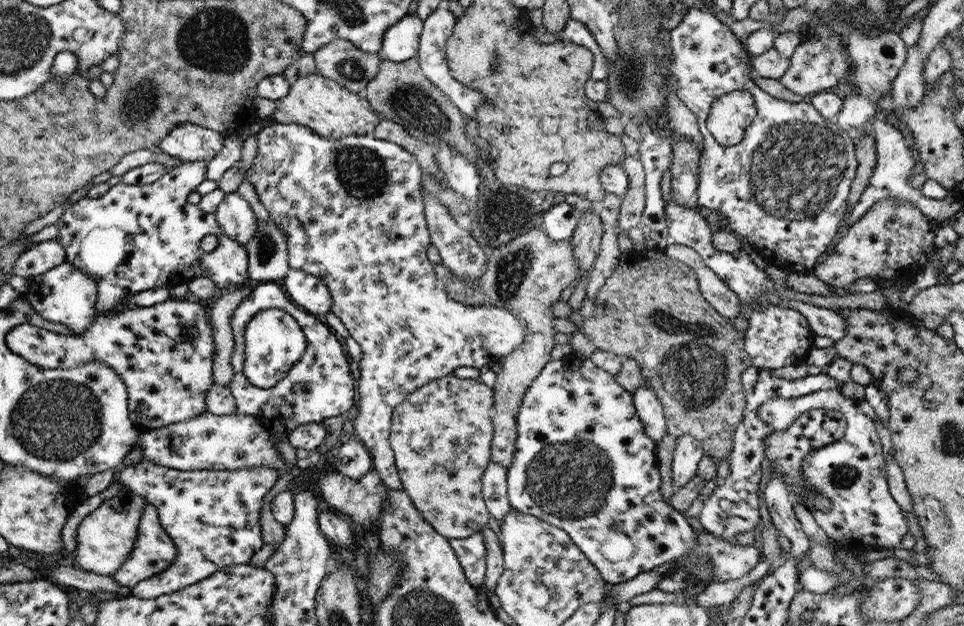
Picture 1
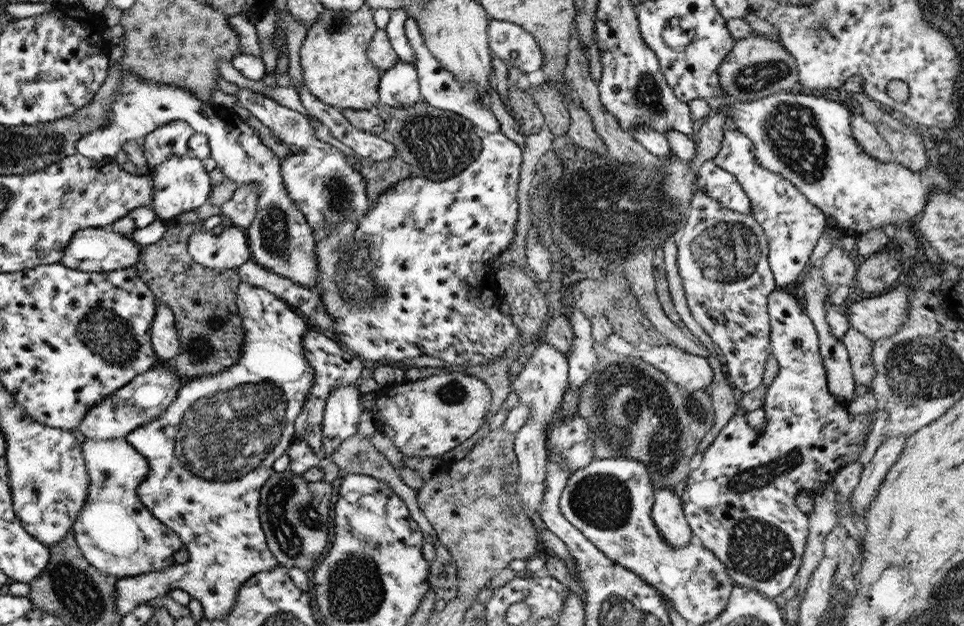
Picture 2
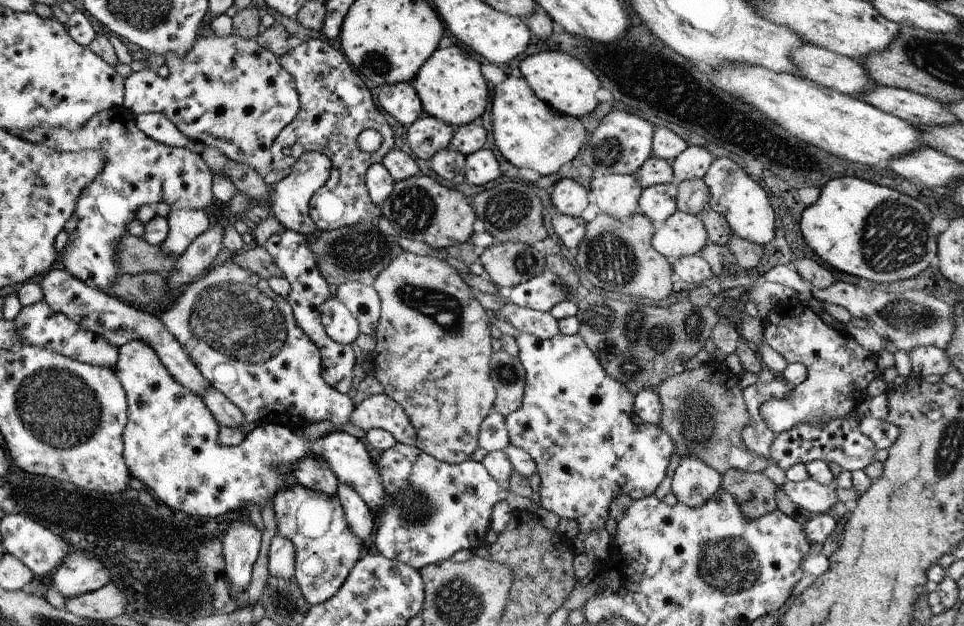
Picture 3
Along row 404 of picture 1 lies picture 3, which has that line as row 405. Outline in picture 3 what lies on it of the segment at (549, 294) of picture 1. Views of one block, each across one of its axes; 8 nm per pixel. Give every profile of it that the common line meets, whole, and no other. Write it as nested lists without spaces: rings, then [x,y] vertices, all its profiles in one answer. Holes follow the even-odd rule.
[[[503,349],[493,352],[490,364],[491,379],[495,388],[494,411],[506,416],[522,404],[525,383],[525,370],[519,357],[514,357]]]

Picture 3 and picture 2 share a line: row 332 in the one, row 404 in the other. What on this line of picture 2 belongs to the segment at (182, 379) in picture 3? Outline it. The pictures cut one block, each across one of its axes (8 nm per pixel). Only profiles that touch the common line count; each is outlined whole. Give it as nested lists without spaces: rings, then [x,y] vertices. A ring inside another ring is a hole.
[[[161,363],[159,367],[155,367],[154,370],[139,377],[134,377],[128,385],[92,405],[89,413],[82,419],[77,428],[84,434],[85,438],[96,440],[128,436],[139,426],[152,422],[164,413],[176,400],[183,383],[182,378],[174,374],[174,371],[166,367],[164,363]]]

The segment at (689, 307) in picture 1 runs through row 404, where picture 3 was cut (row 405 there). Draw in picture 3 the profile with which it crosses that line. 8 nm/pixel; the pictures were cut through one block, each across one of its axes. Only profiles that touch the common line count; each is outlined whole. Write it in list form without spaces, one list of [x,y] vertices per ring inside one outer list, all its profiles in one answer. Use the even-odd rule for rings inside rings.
[[[710,364],[667,378],[657,388],[663,406],[660,426],[675,444],[674,454],[680,458],[694,455],[707,465],[717,468],[722,475],[728,468],[754,473],[762,472],[769,464],[762,455],[754,455],[743,446],[742,429],[748,424],[748,409],[743,399],[739,377],[734,373],[712,372]]]

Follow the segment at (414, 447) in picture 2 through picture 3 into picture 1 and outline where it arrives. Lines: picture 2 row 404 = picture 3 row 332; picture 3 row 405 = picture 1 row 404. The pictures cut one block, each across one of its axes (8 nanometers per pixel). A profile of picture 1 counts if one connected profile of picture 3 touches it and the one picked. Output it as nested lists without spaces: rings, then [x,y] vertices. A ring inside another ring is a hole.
[[[450,375],[418,387],[392,411],[390,448],[404,491],[425,521],[446,538],[468,538],[490,520],[481,488],[484,470],[491,460],[494,401],[493,388],[480,379]]]

